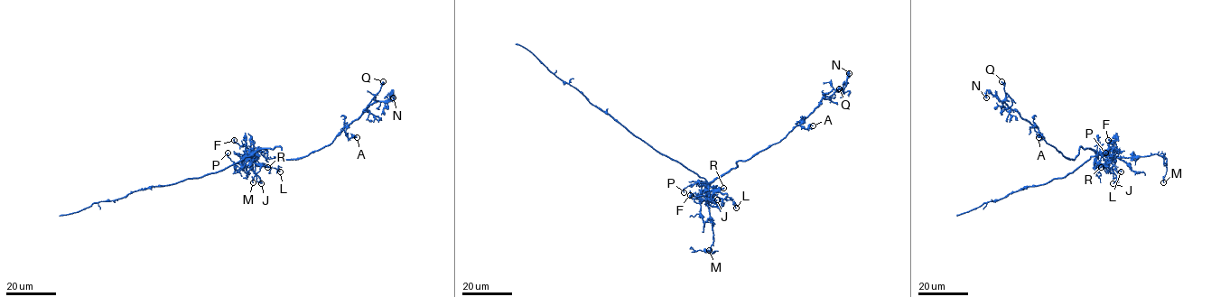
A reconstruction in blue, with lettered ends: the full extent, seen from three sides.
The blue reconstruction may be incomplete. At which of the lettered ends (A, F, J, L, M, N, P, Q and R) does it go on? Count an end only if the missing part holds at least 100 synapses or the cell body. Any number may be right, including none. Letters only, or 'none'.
none

